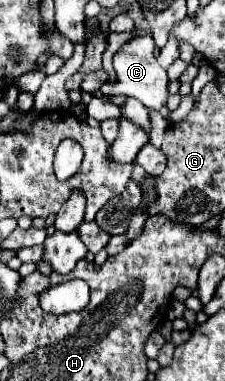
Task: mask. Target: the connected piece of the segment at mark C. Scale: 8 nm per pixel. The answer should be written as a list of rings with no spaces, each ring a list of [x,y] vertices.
[[[150,34],[134,36],[130,42],[126,42],[114,54],[114,72],[116,72],[116,80],[106,82],[102,86],[102,94],[106,94],[106,96],[124,94],[124,96],[140,100],[146,108],[156,110],[156,112],[160,112],[162,106],[166,106],[166,102],[168,102],[168,74],[154,58],[154,38]]]

